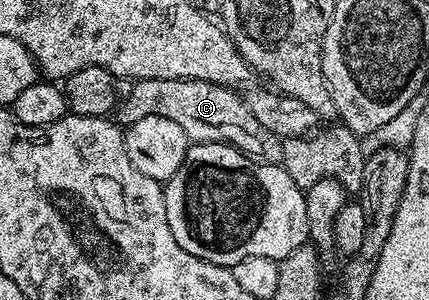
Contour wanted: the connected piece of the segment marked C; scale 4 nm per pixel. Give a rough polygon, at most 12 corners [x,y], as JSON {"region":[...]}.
{"region":[[137,80],[118,105],[127,126],[170,118],[189,141],[228,144],[280,164],[281,137],[239,91]]}

